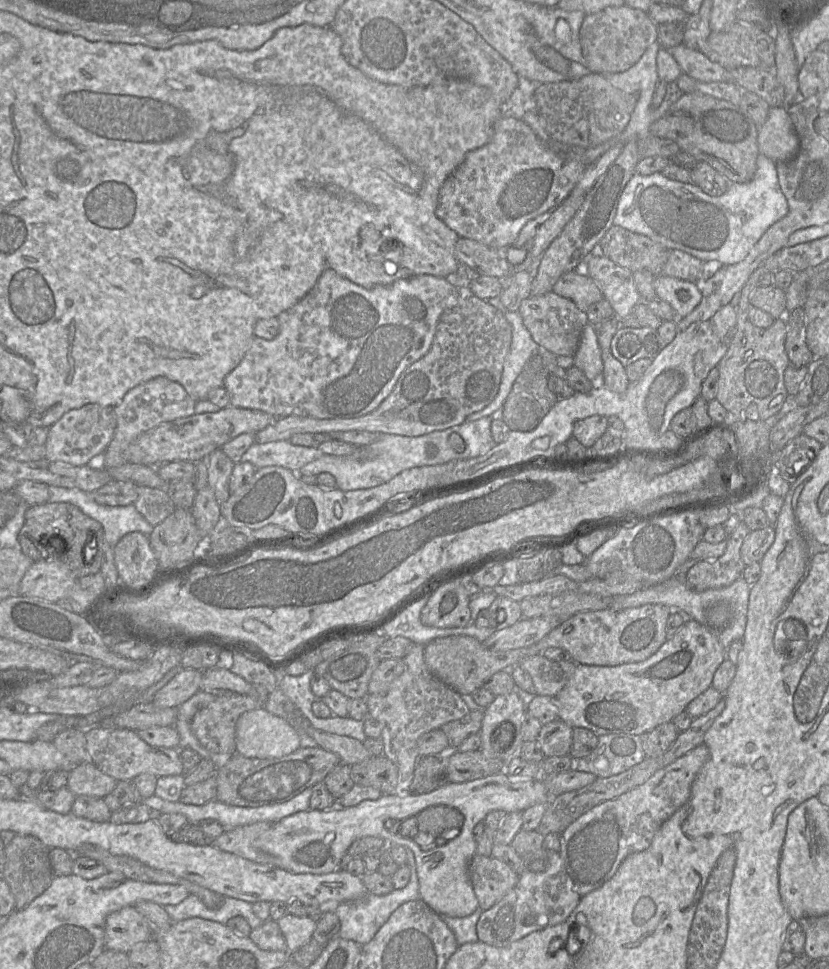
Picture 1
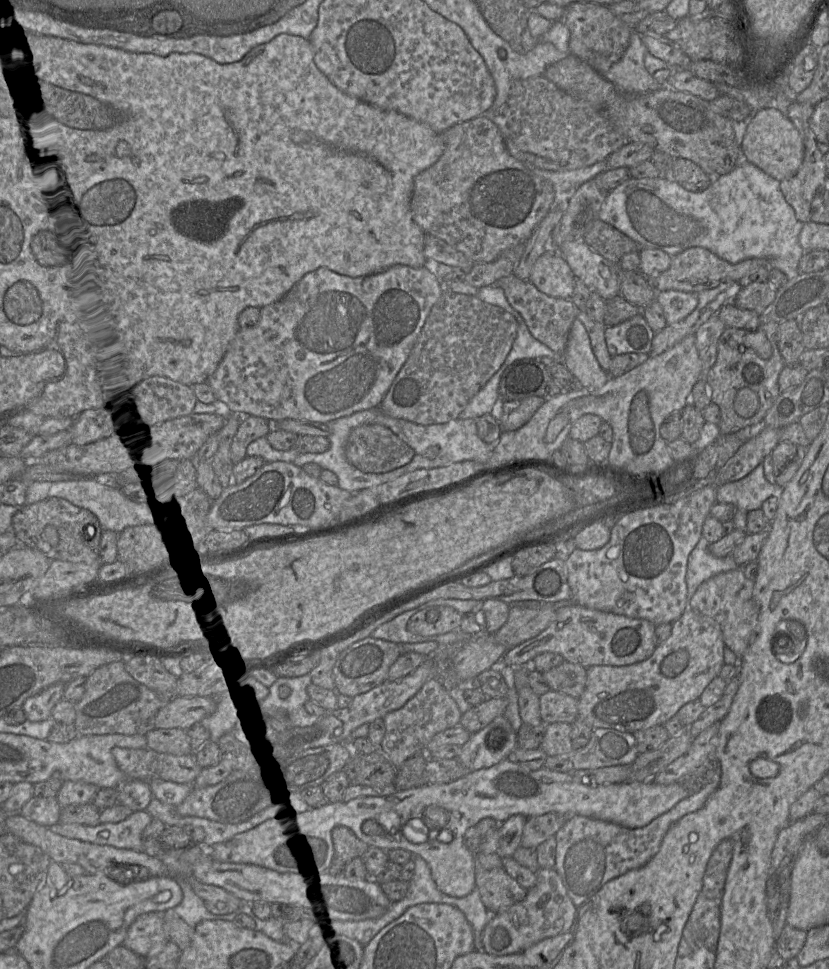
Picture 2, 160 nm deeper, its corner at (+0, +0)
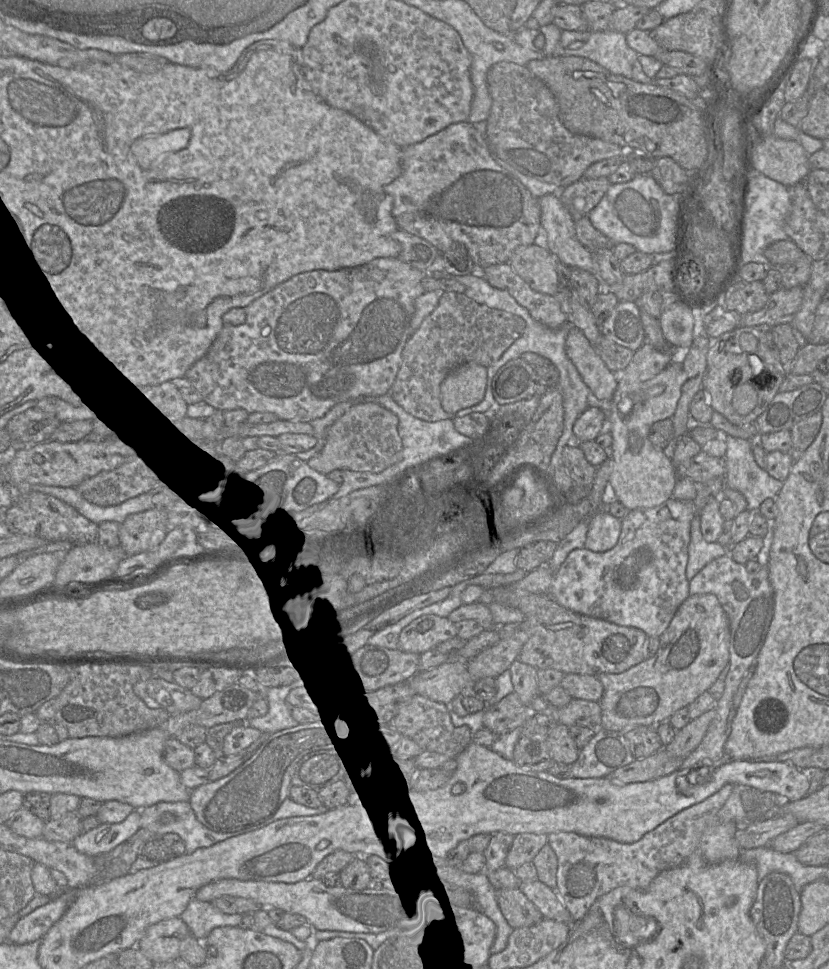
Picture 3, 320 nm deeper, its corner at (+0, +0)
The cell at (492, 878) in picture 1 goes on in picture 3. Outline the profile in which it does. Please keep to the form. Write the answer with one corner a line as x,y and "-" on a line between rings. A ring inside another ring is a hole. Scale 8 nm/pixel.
519,889
496,890
496,899
502,915
513,930
533,926
543,918

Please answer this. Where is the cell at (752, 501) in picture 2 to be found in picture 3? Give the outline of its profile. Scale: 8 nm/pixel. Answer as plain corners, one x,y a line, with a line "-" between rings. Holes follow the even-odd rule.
732,436
721,437
727,445
724,456
725,485
740,492
746,499
747,509
757,512
766,499
775,499
783,482
772,478
758,466
752,452
752,441

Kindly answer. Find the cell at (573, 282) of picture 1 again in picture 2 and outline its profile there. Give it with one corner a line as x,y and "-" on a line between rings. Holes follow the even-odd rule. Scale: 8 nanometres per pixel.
549,247
536,260
528,281
548,296
568,299
573,294
576,277
557,250

